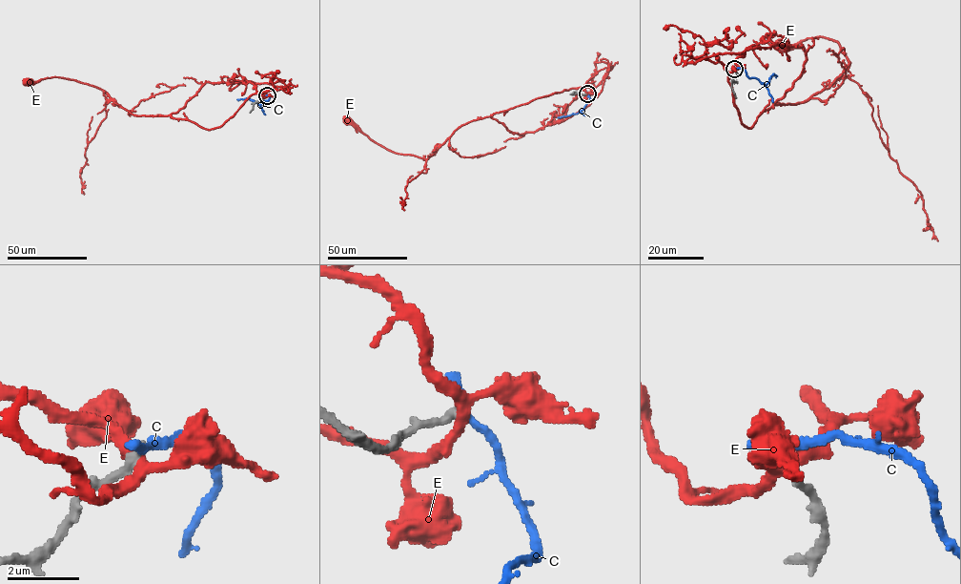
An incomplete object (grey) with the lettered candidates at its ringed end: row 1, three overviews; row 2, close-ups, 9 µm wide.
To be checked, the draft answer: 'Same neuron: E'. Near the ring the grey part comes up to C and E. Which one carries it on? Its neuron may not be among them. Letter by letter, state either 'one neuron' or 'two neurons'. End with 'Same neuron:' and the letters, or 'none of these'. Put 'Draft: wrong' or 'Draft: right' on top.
Draft: wrong
C: two neurons
E: two neurons
Same neuron: none of these

